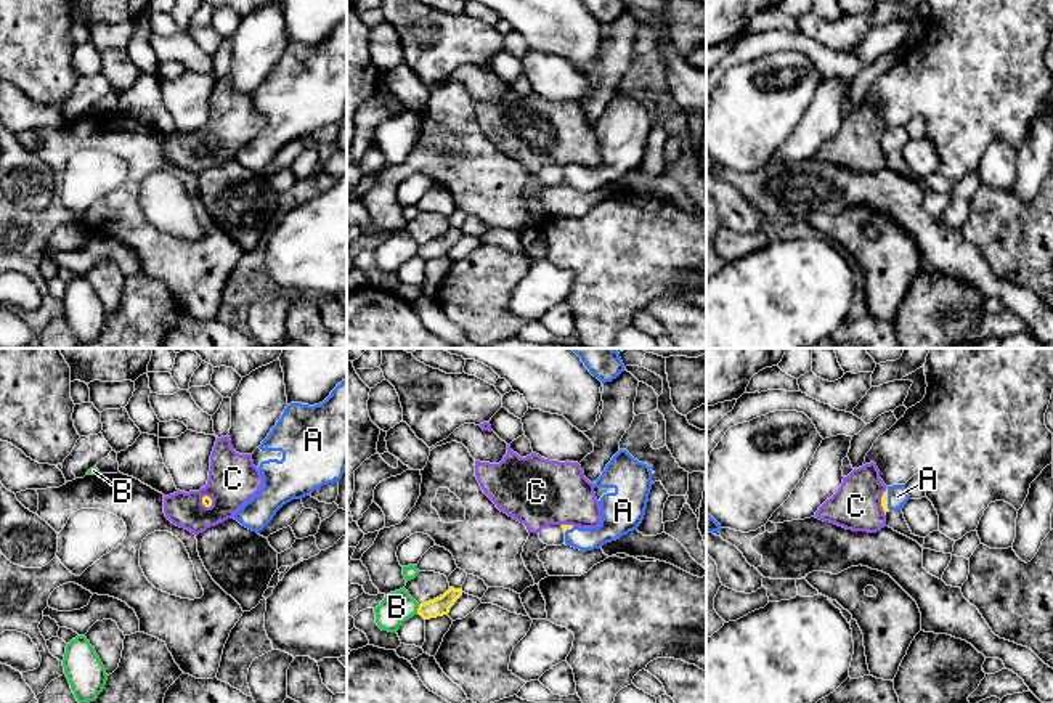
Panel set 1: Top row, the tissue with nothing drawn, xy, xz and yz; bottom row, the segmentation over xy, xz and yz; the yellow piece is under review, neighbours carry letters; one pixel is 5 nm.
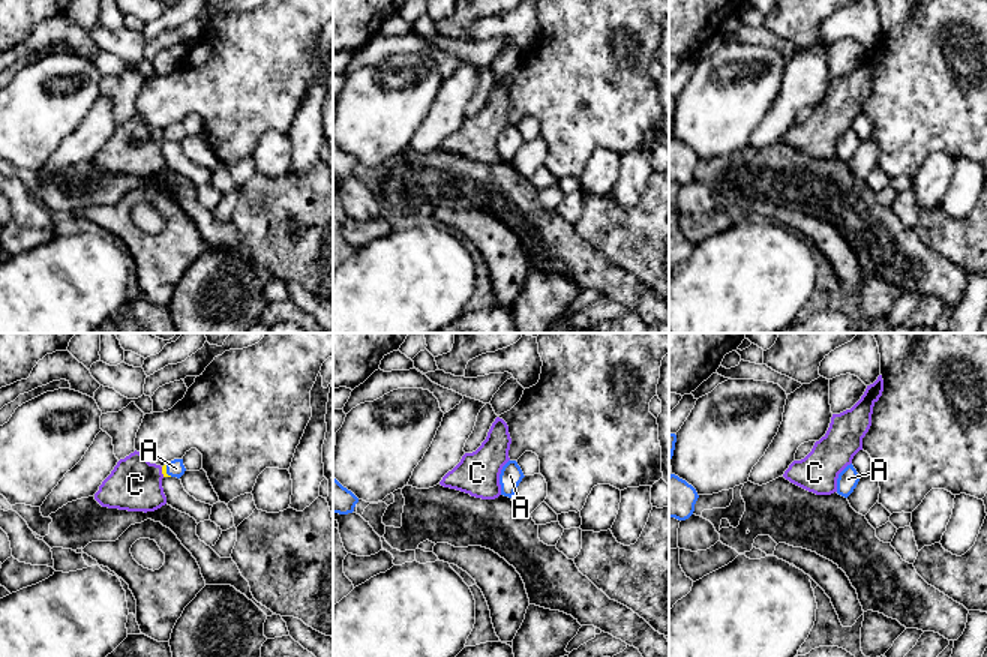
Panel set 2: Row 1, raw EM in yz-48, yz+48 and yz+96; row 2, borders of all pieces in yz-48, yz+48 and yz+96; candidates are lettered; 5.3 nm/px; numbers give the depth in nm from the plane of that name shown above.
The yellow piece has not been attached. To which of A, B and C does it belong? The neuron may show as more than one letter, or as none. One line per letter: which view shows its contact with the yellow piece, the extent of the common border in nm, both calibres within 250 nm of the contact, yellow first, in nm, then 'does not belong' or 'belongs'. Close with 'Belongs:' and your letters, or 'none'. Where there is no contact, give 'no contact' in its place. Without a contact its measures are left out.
A: yz | 110 nm | 30/110 nm | belongs
B: xz | 50 nm | 90/160 nm | does not belong
C: xy | 80 nm | 50/260 nm | does not belong
Belongs: A

